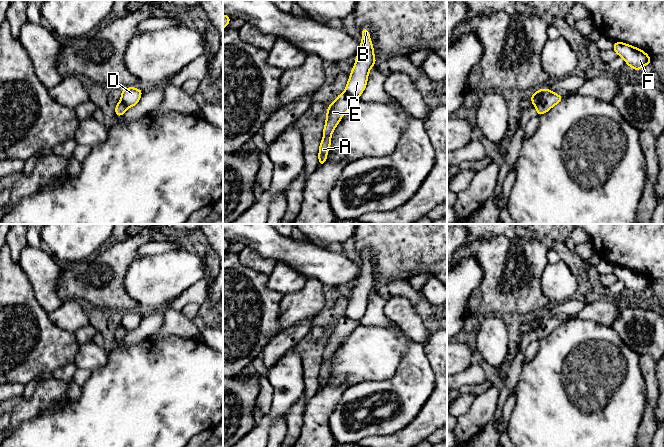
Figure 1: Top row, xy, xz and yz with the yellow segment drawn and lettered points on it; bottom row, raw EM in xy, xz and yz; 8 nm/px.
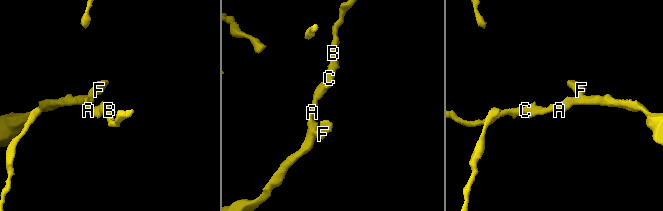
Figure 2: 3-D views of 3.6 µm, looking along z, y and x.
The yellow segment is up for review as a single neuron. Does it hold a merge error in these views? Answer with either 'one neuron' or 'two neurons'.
two neurons

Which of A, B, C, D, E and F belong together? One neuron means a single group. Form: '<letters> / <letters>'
A E F / B C D

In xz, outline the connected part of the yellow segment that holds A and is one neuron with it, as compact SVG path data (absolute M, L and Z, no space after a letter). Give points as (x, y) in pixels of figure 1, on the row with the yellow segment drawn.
M343 92L328 106L323 130L323 139L319 147L319 166L322 166L327 160L327 153L331 145L331 135L335 127L340 123L343 115L346 114L357 103L357 101L358 98Z

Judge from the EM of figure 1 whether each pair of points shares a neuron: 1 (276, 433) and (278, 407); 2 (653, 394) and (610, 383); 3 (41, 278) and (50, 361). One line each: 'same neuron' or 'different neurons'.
1: different neurons
2: different neurons
3: different neurons

